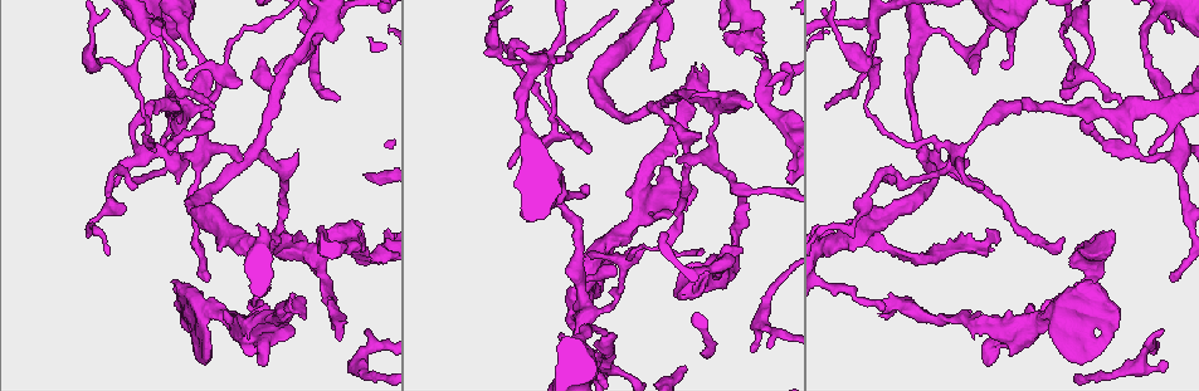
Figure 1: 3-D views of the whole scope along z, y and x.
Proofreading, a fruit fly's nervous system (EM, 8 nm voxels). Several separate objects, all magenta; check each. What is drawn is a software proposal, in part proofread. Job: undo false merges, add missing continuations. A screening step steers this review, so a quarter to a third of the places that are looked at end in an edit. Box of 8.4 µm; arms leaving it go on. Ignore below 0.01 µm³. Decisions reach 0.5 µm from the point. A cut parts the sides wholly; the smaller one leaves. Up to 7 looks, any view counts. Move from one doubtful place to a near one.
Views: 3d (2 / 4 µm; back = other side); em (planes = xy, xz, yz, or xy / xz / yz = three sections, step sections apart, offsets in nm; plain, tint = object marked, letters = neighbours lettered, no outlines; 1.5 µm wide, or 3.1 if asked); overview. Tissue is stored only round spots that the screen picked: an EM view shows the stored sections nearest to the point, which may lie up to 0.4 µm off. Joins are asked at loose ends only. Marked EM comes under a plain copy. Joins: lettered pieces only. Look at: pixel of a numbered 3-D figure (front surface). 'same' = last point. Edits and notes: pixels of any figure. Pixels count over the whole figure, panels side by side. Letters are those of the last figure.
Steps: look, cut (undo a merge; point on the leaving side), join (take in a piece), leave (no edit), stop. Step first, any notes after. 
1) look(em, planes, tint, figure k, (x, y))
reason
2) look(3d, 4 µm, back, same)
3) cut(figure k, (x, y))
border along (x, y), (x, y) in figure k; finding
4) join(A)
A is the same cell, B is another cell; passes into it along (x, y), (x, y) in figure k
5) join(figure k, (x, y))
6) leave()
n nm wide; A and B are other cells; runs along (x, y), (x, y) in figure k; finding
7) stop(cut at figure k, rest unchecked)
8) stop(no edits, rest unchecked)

look(3d, 4 µm, figure 1, (146, 33))
sudden change in width

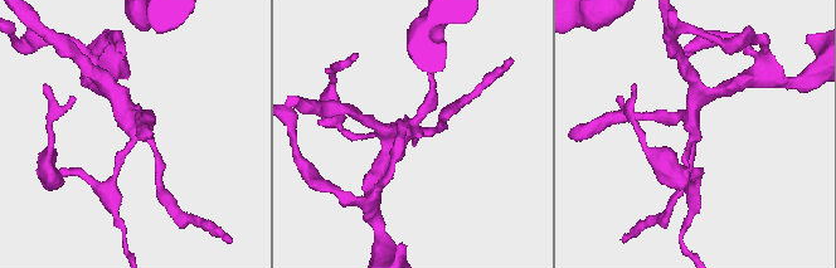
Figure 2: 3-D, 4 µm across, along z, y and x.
look(em, planes, letters, figure 2, (692, 131))
shape alone is not enough

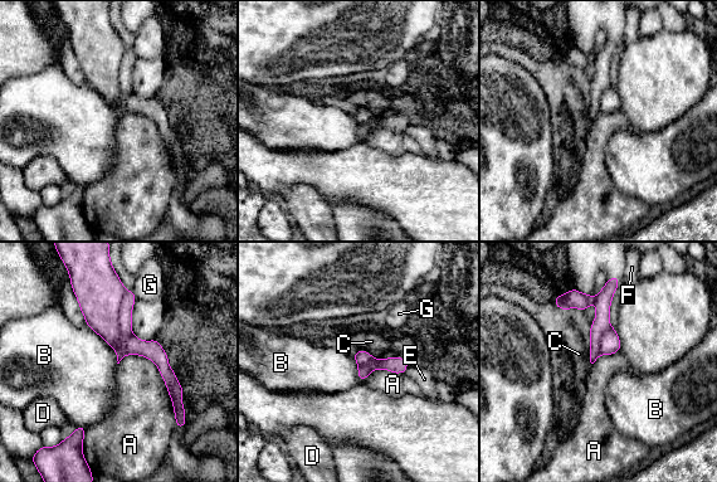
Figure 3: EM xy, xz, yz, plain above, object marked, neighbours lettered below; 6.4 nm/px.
leave()
A, B, C, D, E, F and G are other cells; continuous, no second neuron

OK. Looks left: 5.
look(em, yz, step 8, tint, figure 1, (347, 236))
sharp bend

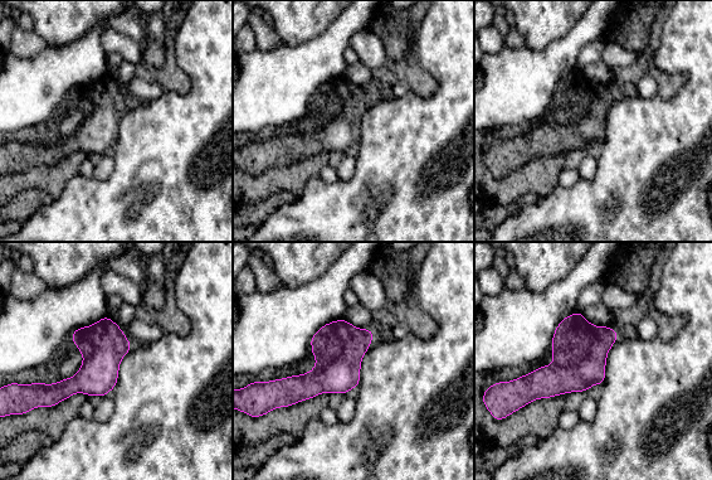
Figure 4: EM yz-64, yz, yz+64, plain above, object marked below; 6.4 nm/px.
look(em, yz, step 8, letters, same)
see the neighbours

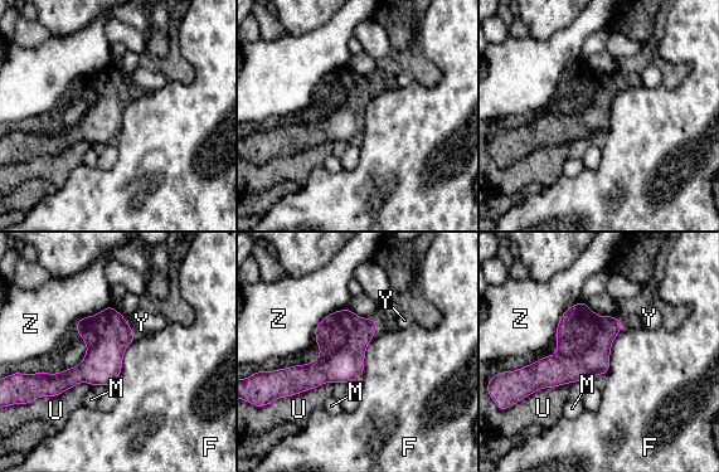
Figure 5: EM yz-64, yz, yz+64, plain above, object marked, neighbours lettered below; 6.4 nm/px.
leave()
U touches over 420 nm; F, M, U, Y and Z are other cells; one neuron here

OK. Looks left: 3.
look(em, xz, step 4, letters, figure 1, (339, 338))
end of a long branch

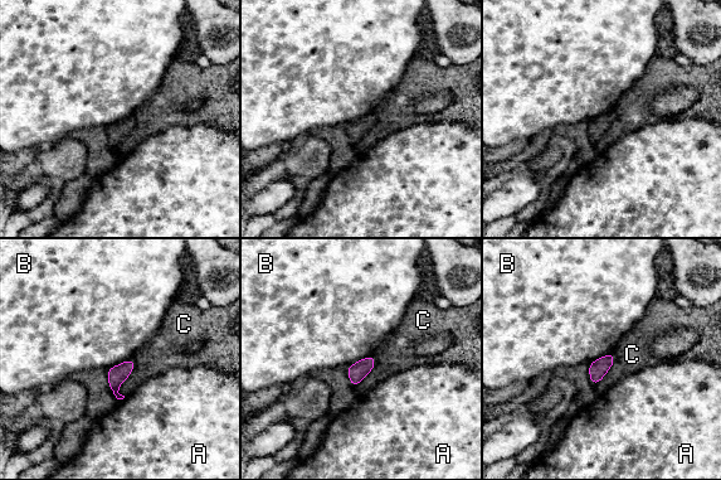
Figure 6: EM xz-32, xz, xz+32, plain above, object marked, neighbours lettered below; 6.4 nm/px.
join(C)
C touches over 260 nm; C is the same cell, A and B are other cells; passes into it along (117, 374), (128, 376), (161, 354) in figure 6; the neuron continues

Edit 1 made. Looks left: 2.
stop(join at figure 6, rest unchecked)

